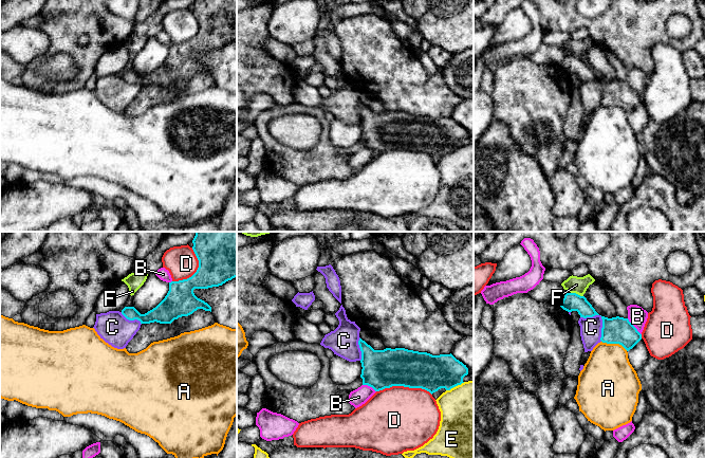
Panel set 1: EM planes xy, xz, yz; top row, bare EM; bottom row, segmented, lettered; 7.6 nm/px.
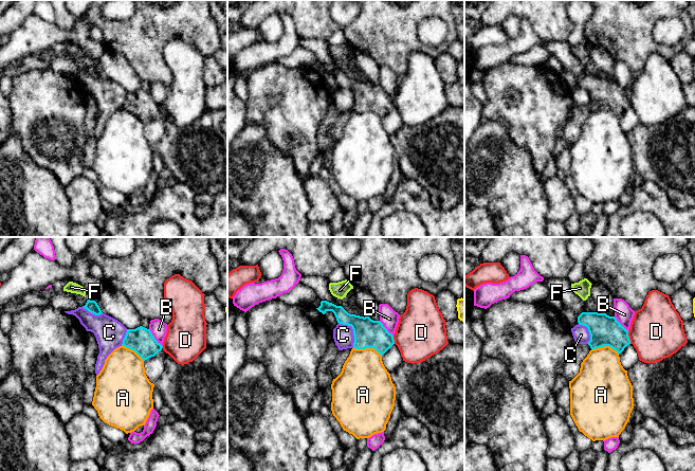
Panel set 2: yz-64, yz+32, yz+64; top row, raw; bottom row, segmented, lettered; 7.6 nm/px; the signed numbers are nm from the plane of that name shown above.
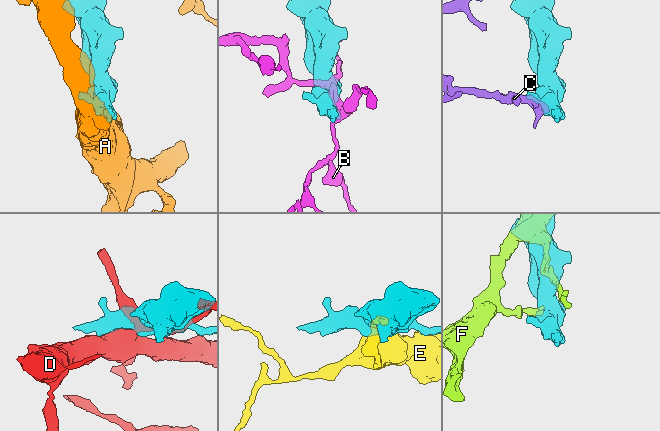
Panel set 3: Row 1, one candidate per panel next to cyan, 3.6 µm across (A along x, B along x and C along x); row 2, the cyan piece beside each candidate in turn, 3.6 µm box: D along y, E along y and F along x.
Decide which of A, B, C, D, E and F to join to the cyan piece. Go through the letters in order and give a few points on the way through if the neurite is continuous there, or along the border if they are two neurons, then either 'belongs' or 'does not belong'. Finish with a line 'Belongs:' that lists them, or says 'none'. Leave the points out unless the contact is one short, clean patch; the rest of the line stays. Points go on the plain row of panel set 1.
A: does not belong
B: does not belong
C: does not belong
D: does not belong
E: does not belong
F: along yz (571, 55), (582, 59) | does not belong
Belongs: none

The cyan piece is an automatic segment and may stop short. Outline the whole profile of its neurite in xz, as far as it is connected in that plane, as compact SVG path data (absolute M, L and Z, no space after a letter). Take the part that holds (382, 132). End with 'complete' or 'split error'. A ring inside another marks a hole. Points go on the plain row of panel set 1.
M359 102L358 108L361 114L361 138L363 148L372 150L375 154L390 151L392 149L404 149L409 151L422 151L431 158L441 151L450 153L461 148L463 141L468 138L468 131L457 123L451 116L432 118L427 115L419 115L405 111L386 111L374 113L365 104Z; complete

